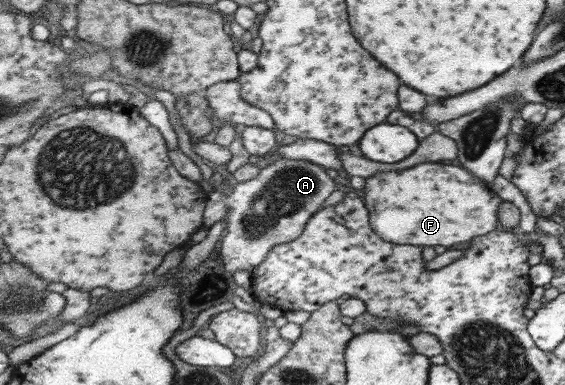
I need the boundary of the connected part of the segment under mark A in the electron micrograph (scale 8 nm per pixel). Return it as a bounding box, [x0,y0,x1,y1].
[204,156,336,273]

